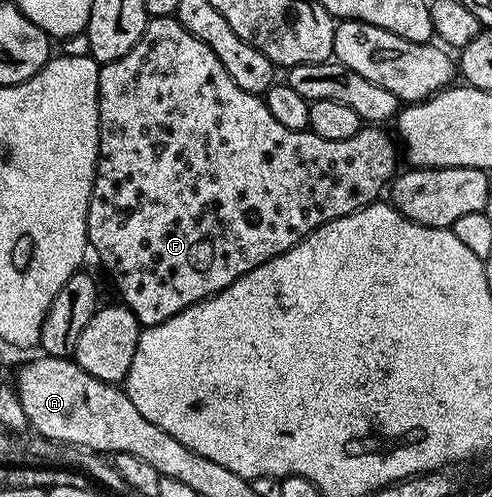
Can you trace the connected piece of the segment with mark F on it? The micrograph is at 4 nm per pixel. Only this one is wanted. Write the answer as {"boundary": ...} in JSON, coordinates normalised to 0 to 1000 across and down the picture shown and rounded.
{"boundary":[[[350,32],[309,34],[283,85],[274,85],[274,93],[266,93],[266,101],[258,101],[250,117],[203,131],[197,211],[205,268],[197,296],[197,348],[189,352],[189,380],[177,423],[181,499],[197,505],[207,535],[222,545],[222,555],[246,594],[240,596],[244,610],[256,612],[266,632],[274,632],[289,662],[315,656],[323,648],[339,648],[339,640],[356,640],[356,632],[380,624],[390,612],[445,592],[455,579],[470,575],[470,567],[518,543],[518,535],[535,535],[535,527],[543,527],[553,515],[591,503],[591,495],[606,491],[648,455],[681,439],[697,439],[732,419],[744,419],[772,396],[766,394],[772,386],[776,392],[785,384],[787,372],[811,344],[809,292],[797,272],[791,276],[780,266],[780,256],[738,254],[722,270],[713,270],[713,278],[697,278],[697,286],[671,286],[667,278],[648,278],[648,270],[638,266],[583,262],[583,254],[559,245],[537,199],[478,173],[478,157],[470,157],[461,141],[453,141],[453,125],[437,117],[429,93],[404,85],[396,68],[382,64]]]}

